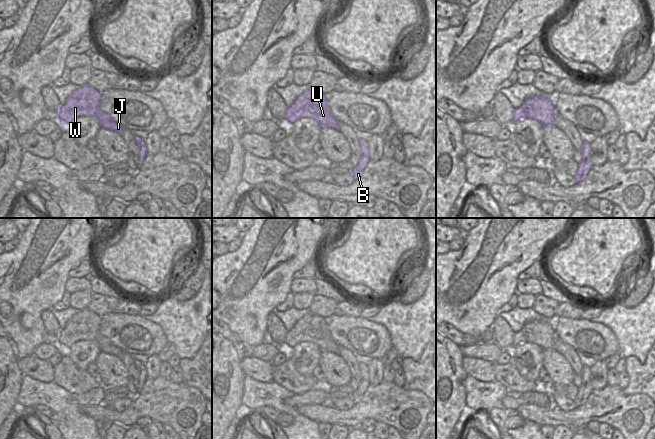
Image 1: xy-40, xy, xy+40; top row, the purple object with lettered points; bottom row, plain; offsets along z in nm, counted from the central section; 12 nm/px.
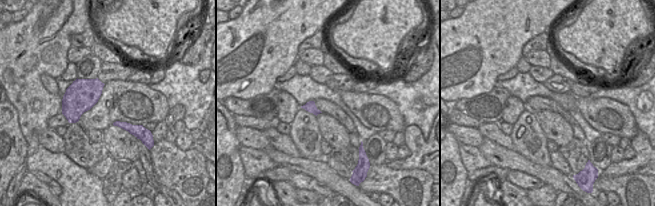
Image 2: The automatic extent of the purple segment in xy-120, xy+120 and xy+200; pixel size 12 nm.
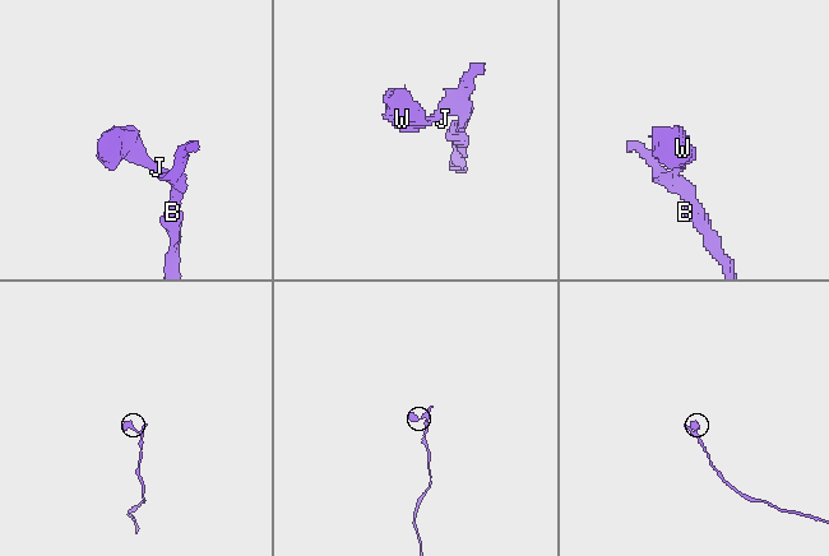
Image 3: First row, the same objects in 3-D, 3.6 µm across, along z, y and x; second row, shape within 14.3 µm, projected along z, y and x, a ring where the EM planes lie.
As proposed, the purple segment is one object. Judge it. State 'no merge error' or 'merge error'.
no merge error

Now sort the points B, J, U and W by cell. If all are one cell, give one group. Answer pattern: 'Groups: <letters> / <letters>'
Groups: B J U W.

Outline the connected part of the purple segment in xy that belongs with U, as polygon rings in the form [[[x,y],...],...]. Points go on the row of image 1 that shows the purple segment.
[[[313,89],[303,92],[287,107],[285,122],[289,126],[304,117],[315,120],[321,127],[339,131],[339,121],[333,116],[324,94]]]

